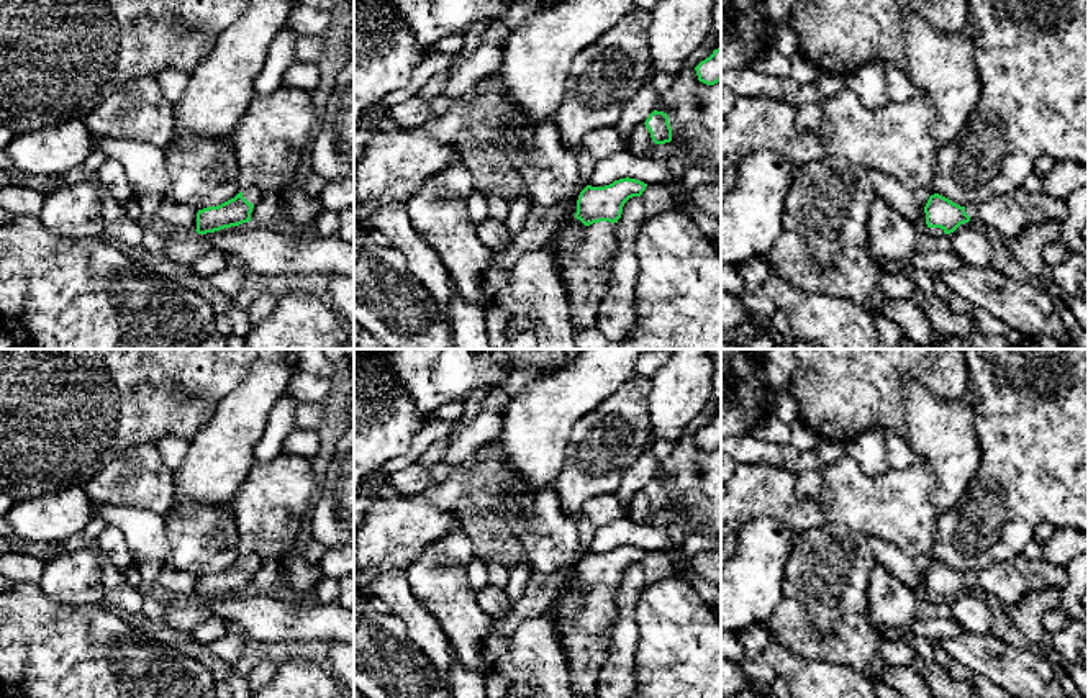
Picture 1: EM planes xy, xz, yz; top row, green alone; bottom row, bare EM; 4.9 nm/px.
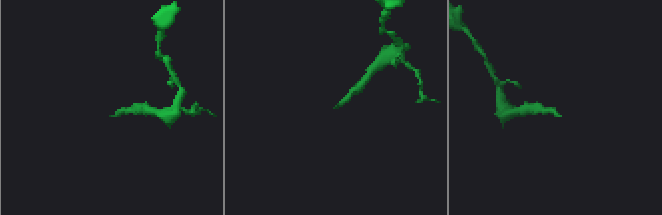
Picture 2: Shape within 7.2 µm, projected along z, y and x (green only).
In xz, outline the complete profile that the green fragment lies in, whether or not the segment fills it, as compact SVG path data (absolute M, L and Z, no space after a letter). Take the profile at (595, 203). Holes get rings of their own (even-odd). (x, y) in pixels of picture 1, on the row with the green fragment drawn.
M629 177L605 187L587 185L578 195L575 213L575 218L587 226L583 244L575 252L567 252L547 242L567 292L575 331L595 326L618 246L616 223L624 203L641 197L646 187L647 184Z

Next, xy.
M249 188L218 206L198 210L195 231L206 234L251 221L252 208L261 200L261 195L262 190Z

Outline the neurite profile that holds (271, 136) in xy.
M285 84L270 95L254 97L233 133L239 190L280 192L295 177L305 149L311 146L318 120L313 95Z

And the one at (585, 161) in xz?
M577 151L578 156L578 172L580 172L580 182L587 185L593 169L595 169L595 159L585 152L585 151Z

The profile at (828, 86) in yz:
M826 72L819 75L816 85L818 85L818 97L821 100L831 98L845 88L845 82L842 75L832 75Z

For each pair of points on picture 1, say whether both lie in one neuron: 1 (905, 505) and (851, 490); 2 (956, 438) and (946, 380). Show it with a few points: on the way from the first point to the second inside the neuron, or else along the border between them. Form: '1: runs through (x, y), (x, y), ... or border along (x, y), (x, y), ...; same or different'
1: runs through (892, 505), (864, 503); same
2: border along (915, 380), (941, 398), (959, 398), (967, 392); different

